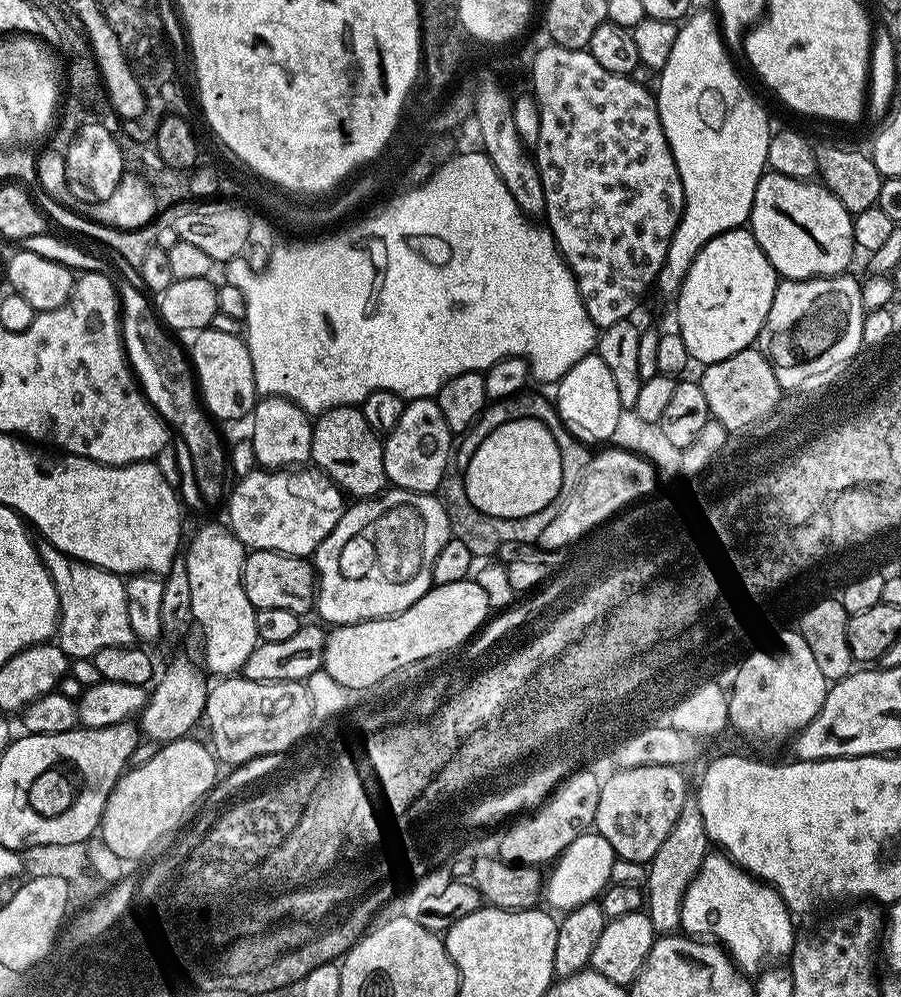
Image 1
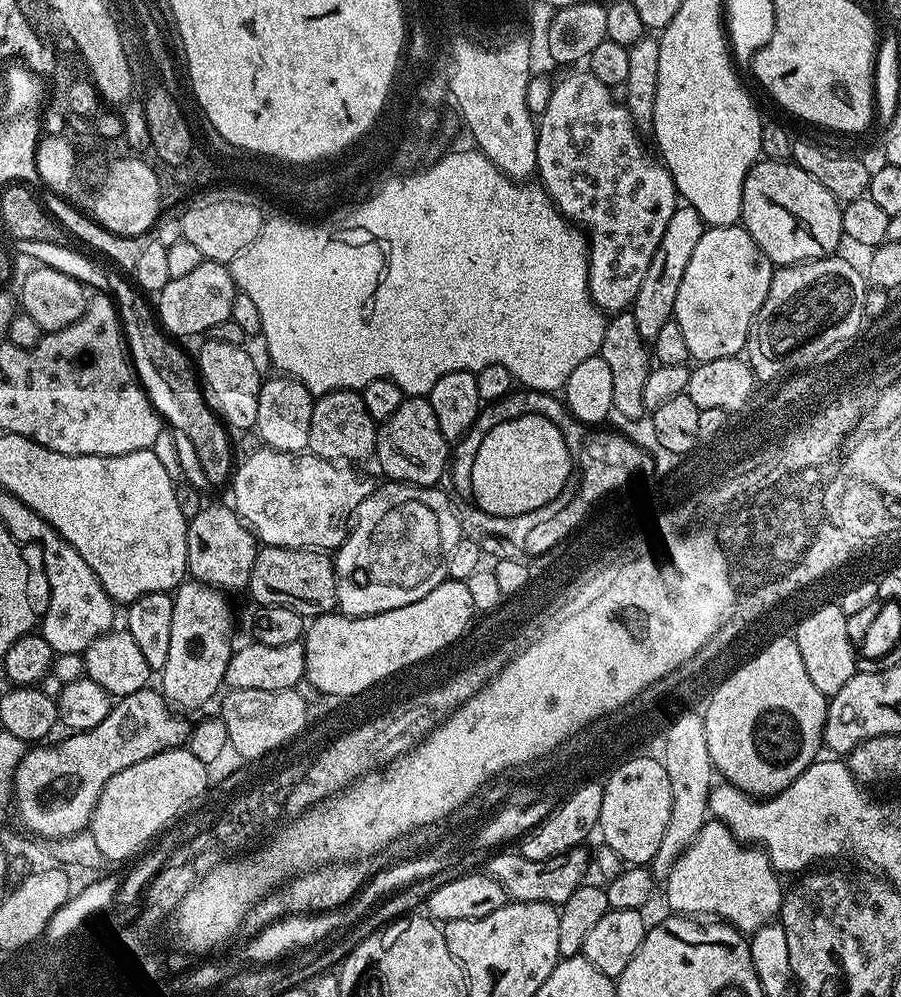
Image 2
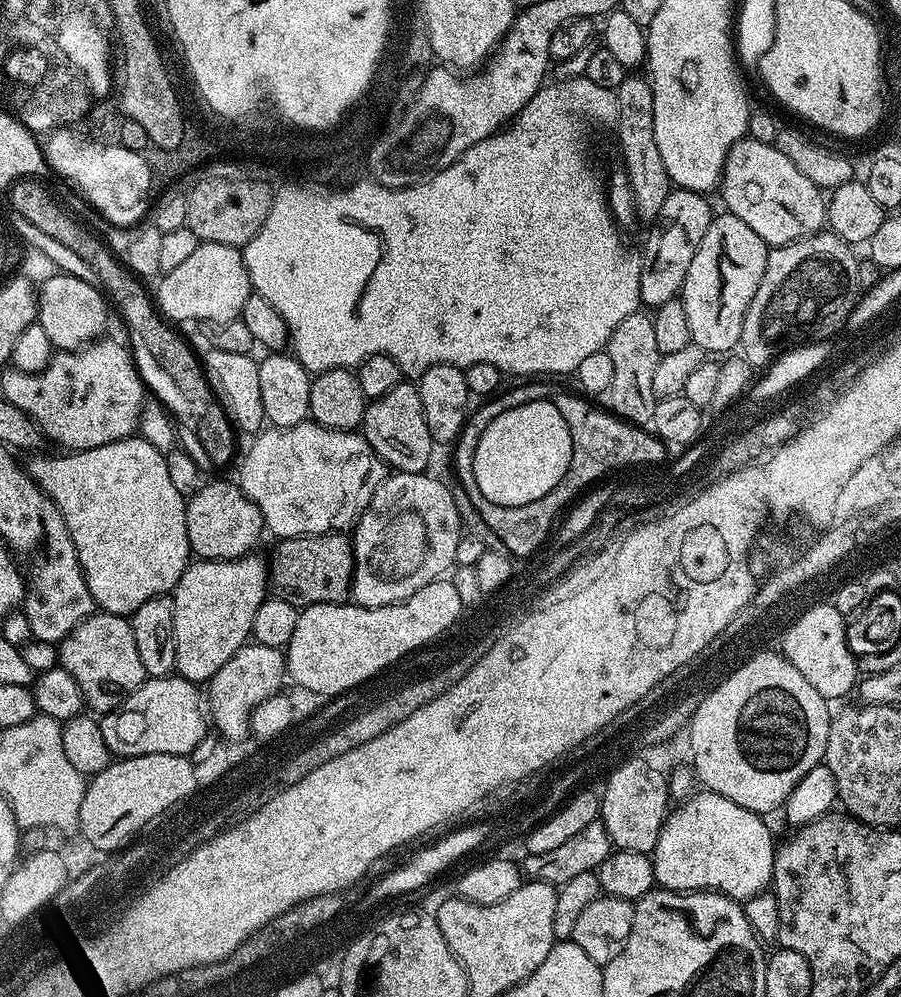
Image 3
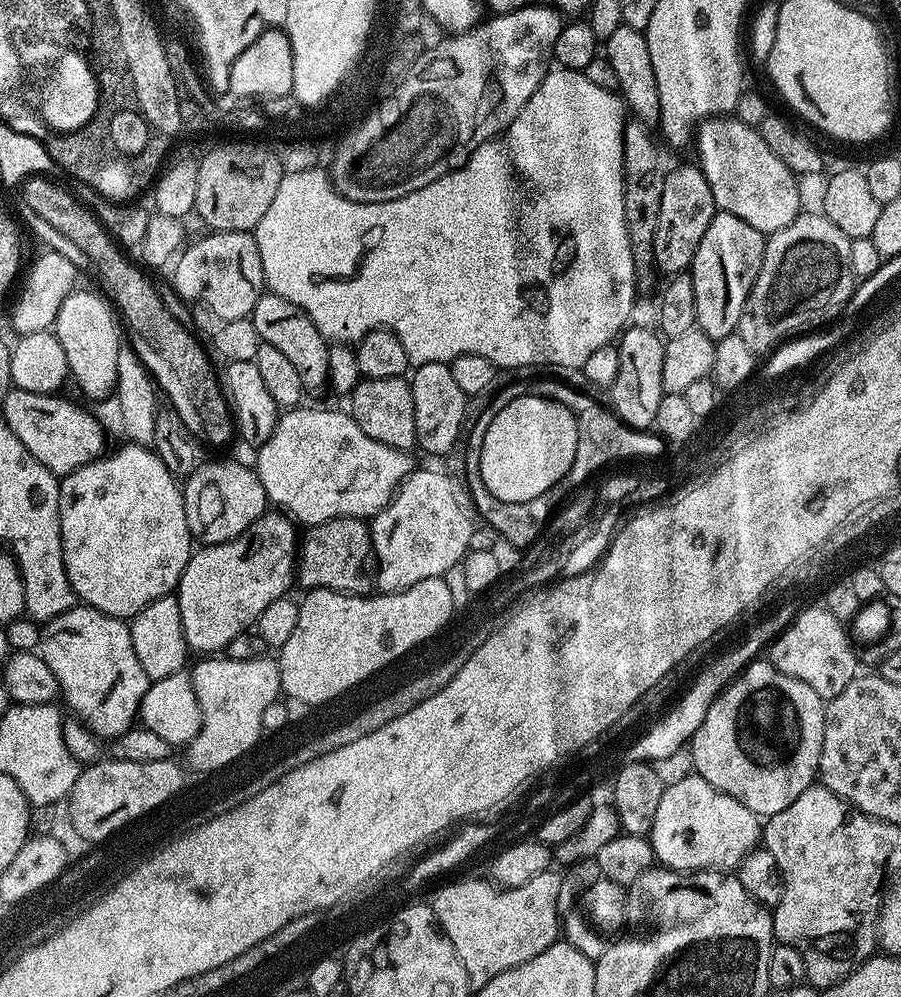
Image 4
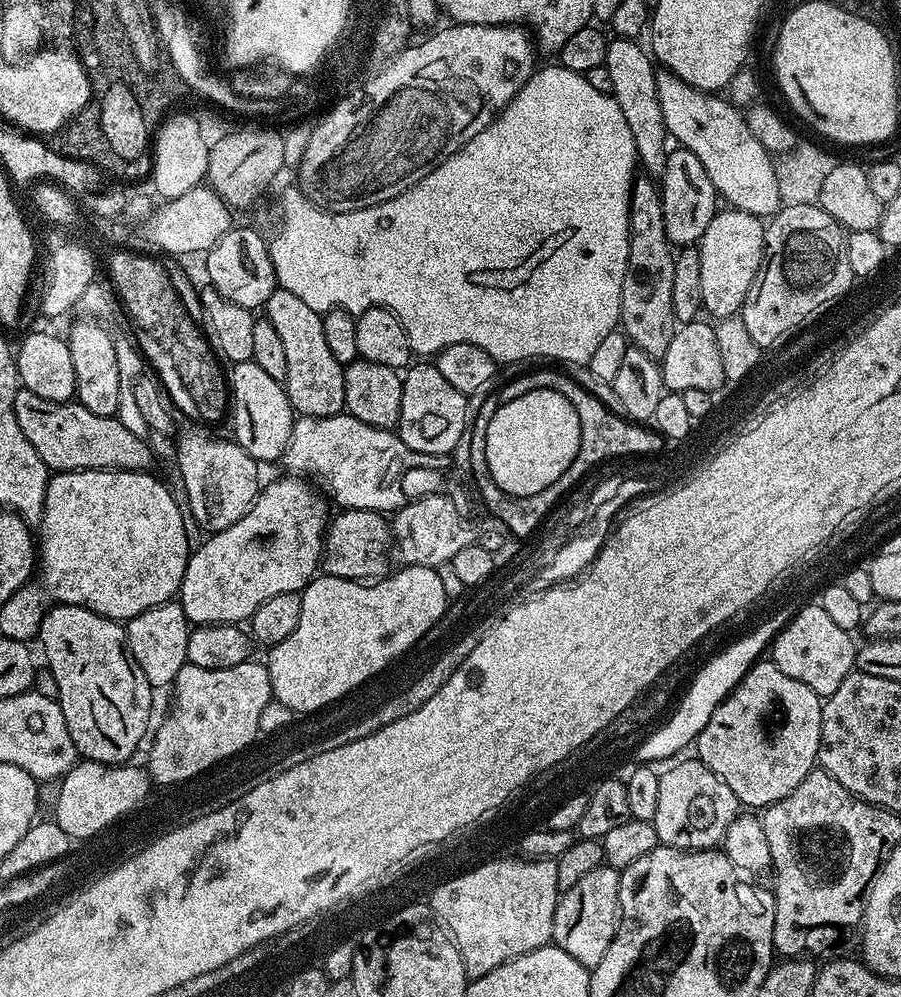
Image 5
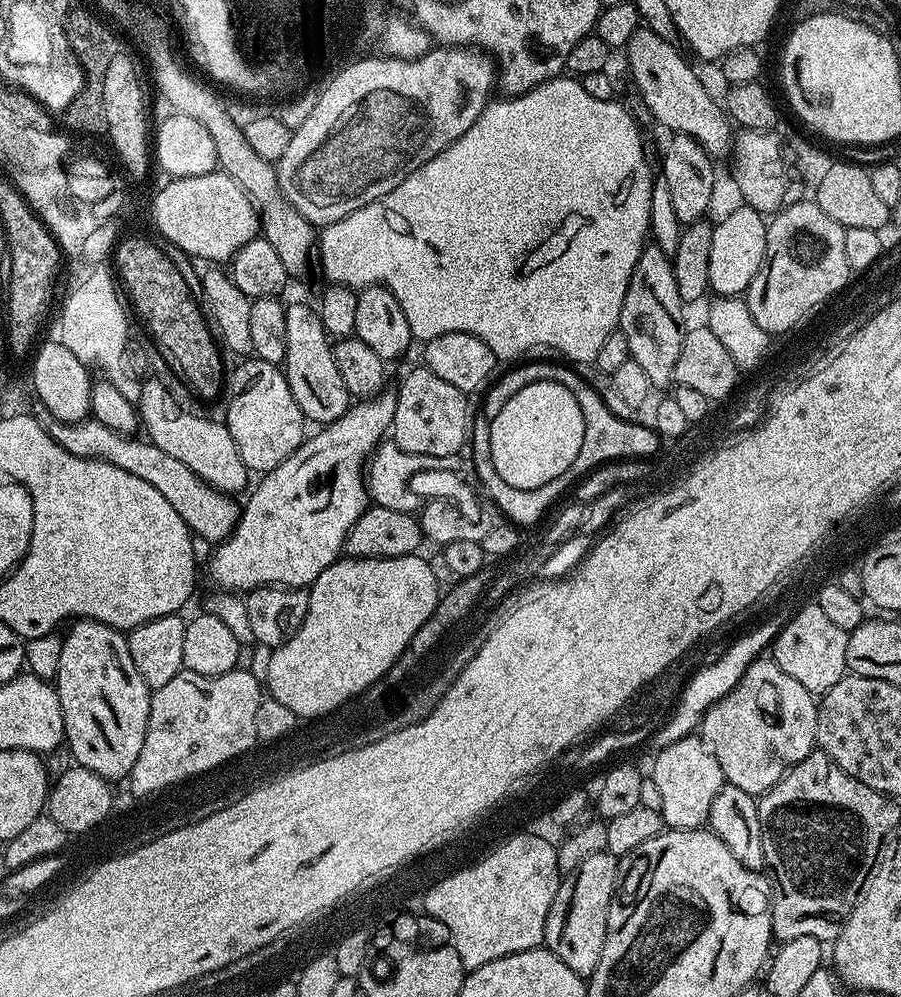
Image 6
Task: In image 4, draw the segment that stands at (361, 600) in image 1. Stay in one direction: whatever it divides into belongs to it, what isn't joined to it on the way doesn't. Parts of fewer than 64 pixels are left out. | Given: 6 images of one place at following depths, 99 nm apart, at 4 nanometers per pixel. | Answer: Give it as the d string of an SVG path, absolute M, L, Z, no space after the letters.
M430 469L413 470L410 475L401 482L400 487L396 489L396 494L391 502L378 515L371 517L370 527L372 530L372 556L374 564L376 560L376 584L380 592L401 592L410 586L414 586L414 582L422 582L422 578L434 578L435 576L444 576L446 570L450 570L450 566L461 563L464 557L468 555L470 546L470 534L474 534L474 530L478 527L478 517L476 509L472 506L472 497L468 495L465 485L459 479L456 480L452 476L447 476L444 472L431 472Z

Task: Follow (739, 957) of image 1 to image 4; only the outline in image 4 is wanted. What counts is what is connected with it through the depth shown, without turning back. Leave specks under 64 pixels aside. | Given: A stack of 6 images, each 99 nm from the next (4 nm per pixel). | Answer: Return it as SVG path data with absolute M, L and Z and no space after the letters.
M695 774L667 785L654 814L650 833L657 861L675 872L736 870L762 840L762 820L738 798L722 794L706 778Z

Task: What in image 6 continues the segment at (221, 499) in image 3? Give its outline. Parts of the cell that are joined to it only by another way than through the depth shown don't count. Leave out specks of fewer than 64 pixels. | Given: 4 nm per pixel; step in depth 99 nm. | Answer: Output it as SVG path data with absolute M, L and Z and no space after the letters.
M148 380L141 386L138 415L143 431L148 431L146 436L150 443L178 458L178 462L186 462L186 466L190 466L190 470L194 470L194 474L198 474L198 478L206 481L211 488L240 494L249 487L248 467L242 462L242 454L238 454L238 446L234 446L234 438L230 438L227 423L180 408L171 390L160 380Z

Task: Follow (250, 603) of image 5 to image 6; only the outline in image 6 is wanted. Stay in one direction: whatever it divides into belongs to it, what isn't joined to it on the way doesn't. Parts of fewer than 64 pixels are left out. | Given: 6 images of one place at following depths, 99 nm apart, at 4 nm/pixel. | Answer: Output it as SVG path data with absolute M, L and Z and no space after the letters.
M385 390L377 396L361 399L348 407L346 414L342 414L342 418L323 425L319 430L316 430L313 436L311 433L300 448L294 450L294 454L290 454L290 458L286 458L286 462L282 462L274 470L265 472L259 477L260 485L256 489L253 487L247 493L247 496L249 495L248 501L243 501L240 521L237 522L236 528L228 535L227 540L222 540L215 545L211 559L206 564L206 570L212 575L212 580L217 584L217 589L223 590L225 593L247 594L252 589L261 588L267 584L283 584L285 588L308 588L318 578L318 574L322 574L322 570L326 570L334 561L341 559L344 543L354 526L354 522L358 522L360 515L370 507L370 497L366 483L366 465L372 453L380 447L382 441L389 435L395 409L396 393L392 390Z

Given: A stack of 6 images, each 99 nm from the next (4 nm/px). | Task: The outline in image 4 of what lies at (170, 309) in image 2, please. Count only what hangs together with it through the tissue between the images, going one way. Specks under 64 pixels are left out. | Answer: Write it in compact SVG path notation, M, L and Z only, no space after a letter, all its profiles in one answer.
M212 232L201 240L187 245L175 257L176 269L172 272L172 288L184 300L201 300L216 315L217 321L242 320L251 317L258 298L266 291L262 258L258 258L258 246L252 232Z

